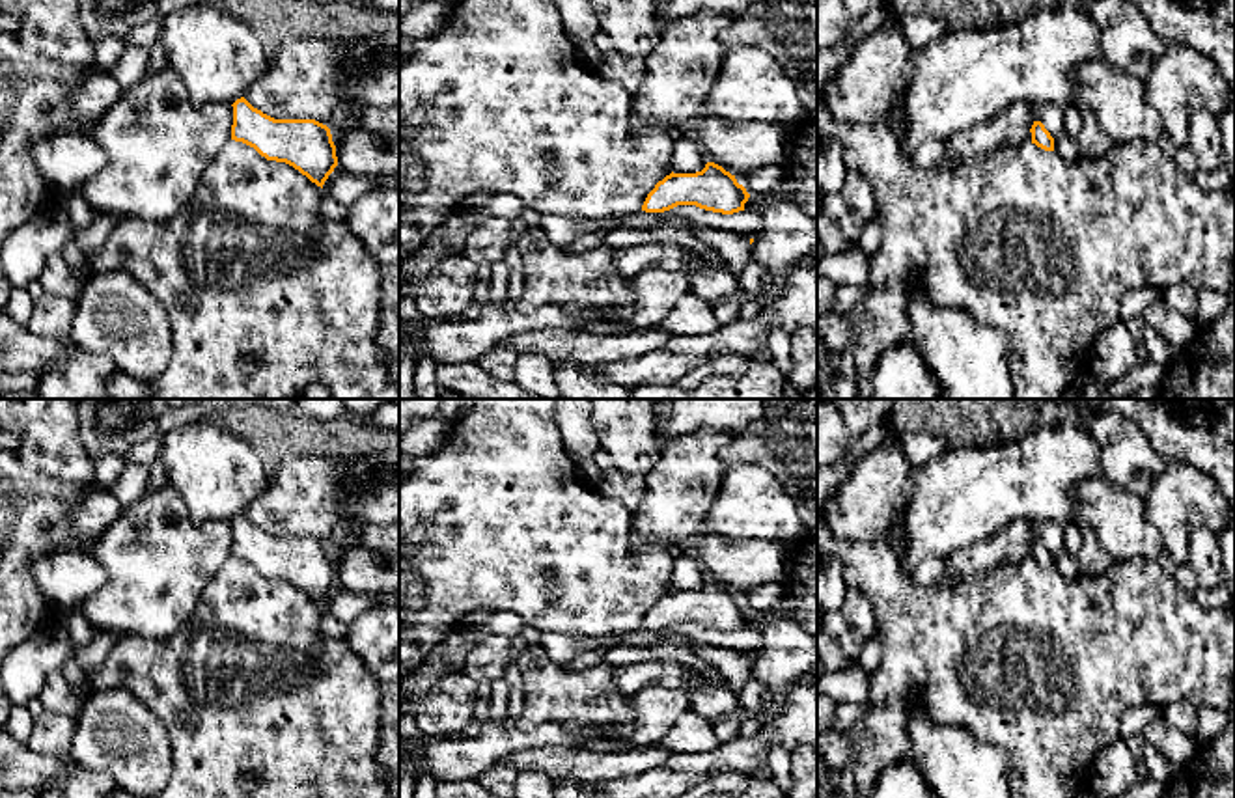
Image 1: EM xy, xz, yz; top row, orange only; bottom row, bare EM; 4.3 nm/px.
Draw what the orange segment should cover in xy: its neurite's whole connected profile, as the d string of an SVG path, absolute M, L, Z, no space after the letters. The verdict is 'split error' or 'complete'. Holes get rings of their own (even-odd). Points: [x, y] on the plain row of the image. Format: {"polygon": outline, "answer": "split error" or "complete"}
{"polygon": "M244 515L233 522L231 557L254 565L267 578L285 580L323 606L338 584L330 546L315 537L274 537Z", "answer": "complete"}

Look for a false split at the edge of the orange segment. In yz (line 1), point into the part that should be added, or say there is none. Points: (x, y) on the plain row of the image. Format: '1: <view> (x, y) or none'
1: none

